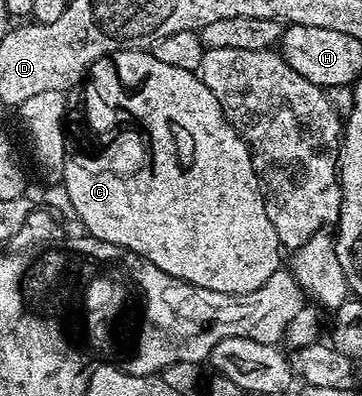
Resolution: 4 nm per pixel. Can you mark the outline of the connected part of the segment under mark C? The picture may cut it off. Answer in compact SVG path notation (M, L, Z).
M147 49L138 50L115 50L112 54L102 56L95 62L86 75L86 81L83 83L84 90L84 122L88 127L81 132L80 138L76 138L67 143L66 153L64 156L64 168L62 171L62 183L66 191L70 194L71 203L74 204L74 212L78 222L81 222L94 237L100 242L109 242L112 246L120 246L121 251L129 250L136 254L137 259L145 258L150 260L150 264L154 264L154 268L162 268L162 272L166 272L170 276L174 276L178 280L186 280L190 284L194 284L198 288L214 288L214 292L230 292L231 294L245 294L246 292L254 292L254 288L262 288L262 284L266 284L266 280L270 280L270 276L274 276L274 272L281 269L280 254L282 255L282 247L278 240L278 232L274 232L274 224L270 224L270 216L266 216L266 204L264 203L264 191L260 184L260 175L256 173L254 164L252 163L252 151L248 149L247 142L241 138L240 133L236 131L236 127L228 123L228 117L222 112L222 108L218 104L218 100L214 96L214 92L210 92L210 88L206 88L206 84L200 78L199 73L187 70L186 68L174 68L170 64L165 64L163 60L154 60L154 56Z

